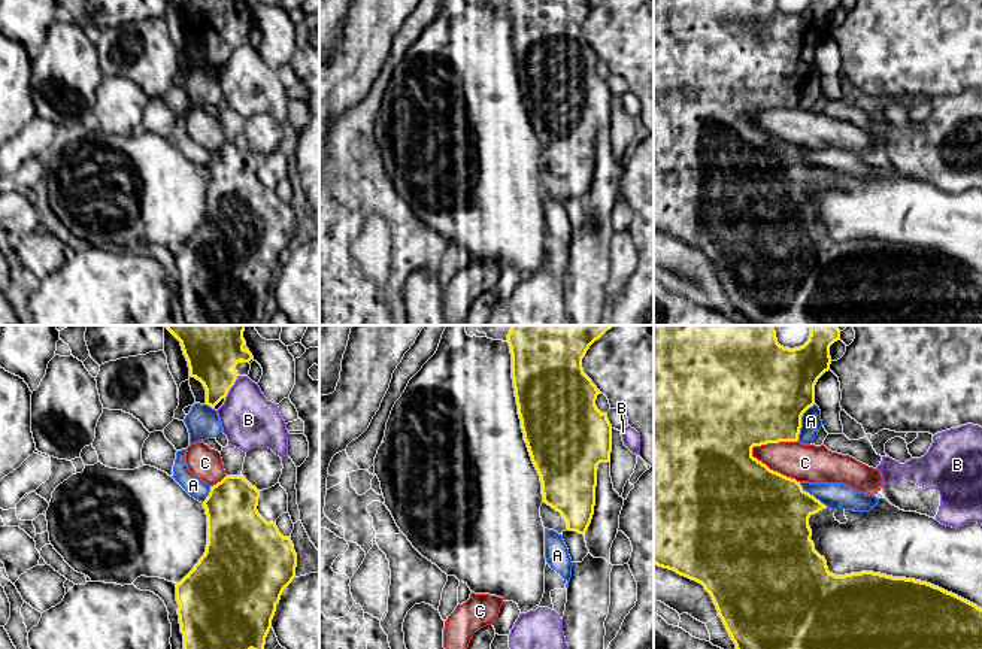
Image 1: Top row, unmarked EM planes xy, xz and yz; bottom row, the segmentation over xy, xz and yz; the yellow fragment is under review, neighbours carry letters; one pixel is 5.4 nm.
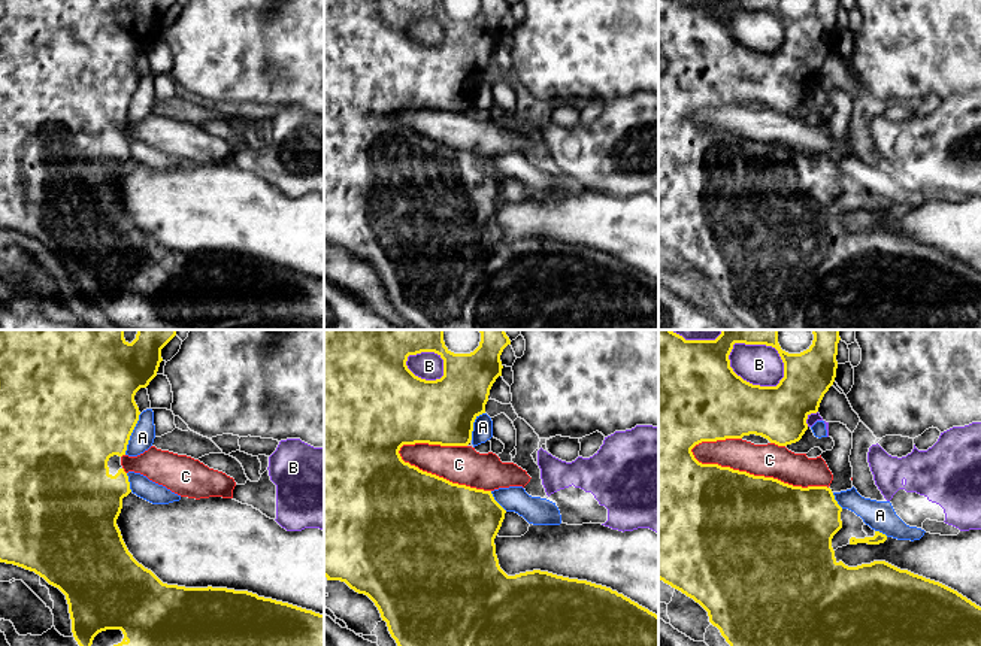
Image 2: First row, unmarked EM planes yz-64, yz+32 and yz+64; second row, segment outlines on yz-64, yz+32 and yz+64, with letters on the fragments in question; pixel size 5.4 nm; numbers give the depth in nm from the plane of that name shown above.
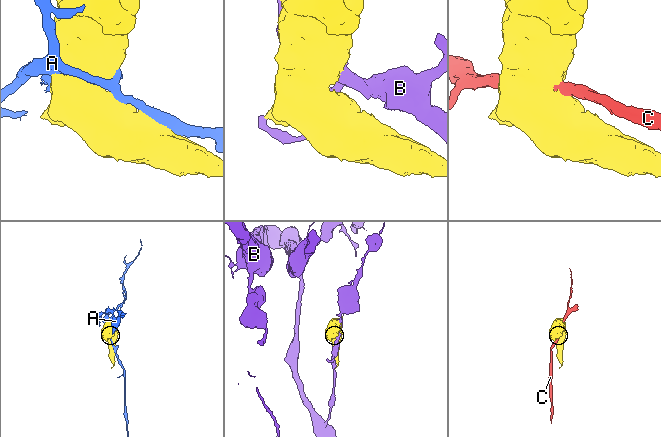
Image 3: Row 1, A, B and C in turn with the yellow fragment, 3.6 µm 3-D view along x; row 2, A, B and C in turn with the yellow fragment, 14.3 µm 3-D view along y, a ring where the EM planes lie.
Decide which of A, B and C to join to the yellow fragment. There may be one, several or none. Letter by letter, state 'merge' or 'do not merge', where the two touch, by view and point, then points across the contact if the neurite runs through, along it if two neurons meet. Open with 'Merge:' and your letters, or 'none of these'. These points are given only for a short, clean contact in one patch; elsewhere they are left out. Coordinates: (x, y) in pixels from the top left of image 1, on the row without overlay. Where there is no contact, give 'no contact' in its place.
Merge: none of these
A: do not merge; meets yellow in yz at (800, 88)
B: do not merge; meets yellow in xy at (232, 51)
C: do not merge; meets yellow in yz at (772, 136)

